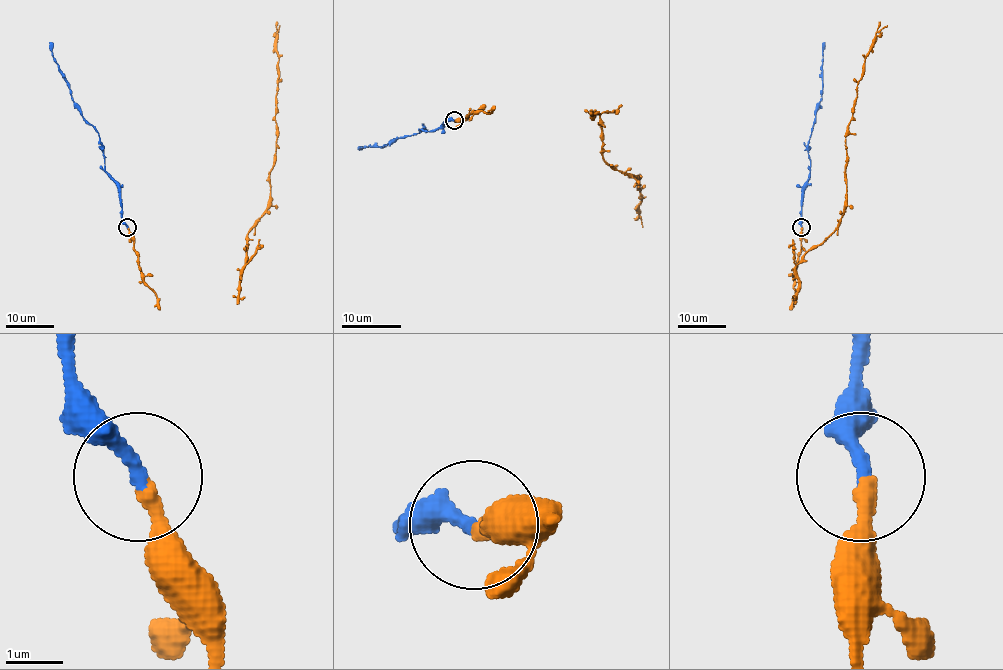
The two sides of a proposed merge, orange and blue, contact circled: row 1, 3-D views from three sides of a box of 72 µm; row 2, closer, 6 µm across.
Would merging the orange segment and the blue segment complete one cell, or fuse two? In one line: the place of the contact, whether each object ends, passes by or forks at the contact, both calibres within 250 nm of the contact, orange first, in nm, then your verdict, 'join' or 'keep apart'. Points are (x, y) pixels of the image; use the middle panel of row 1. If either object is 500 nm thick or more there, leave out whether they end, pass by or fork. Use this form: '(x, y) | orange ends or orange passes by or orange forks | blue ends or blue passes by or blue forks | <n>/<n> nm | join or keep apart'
(454, 120) | orange ends | blue ends | 300/280 nm | join

